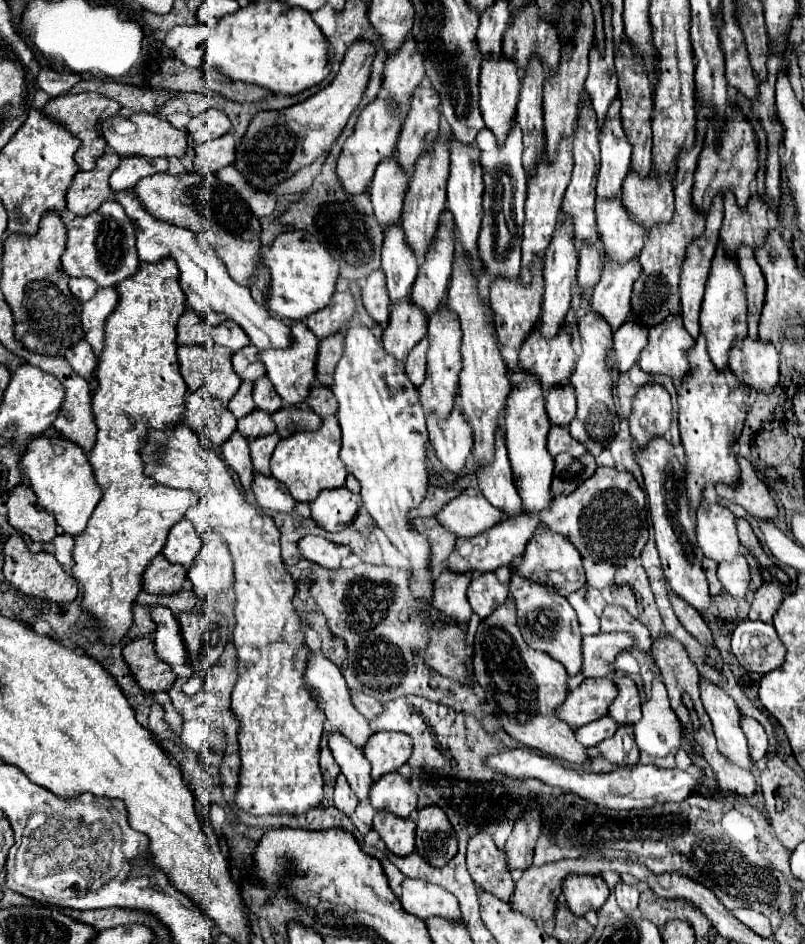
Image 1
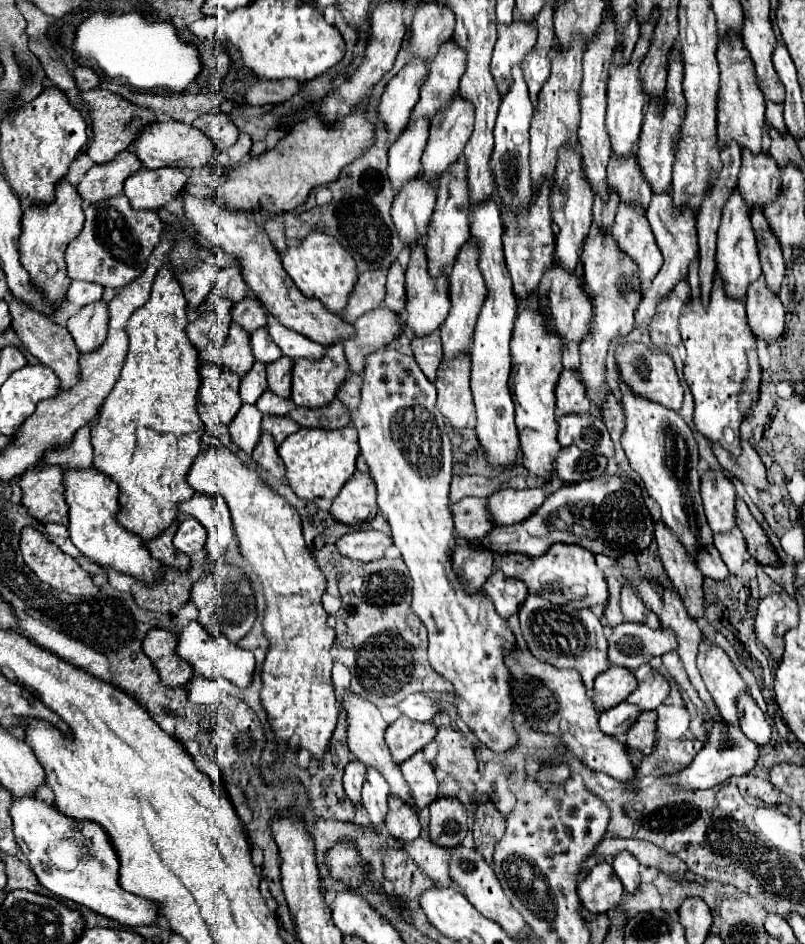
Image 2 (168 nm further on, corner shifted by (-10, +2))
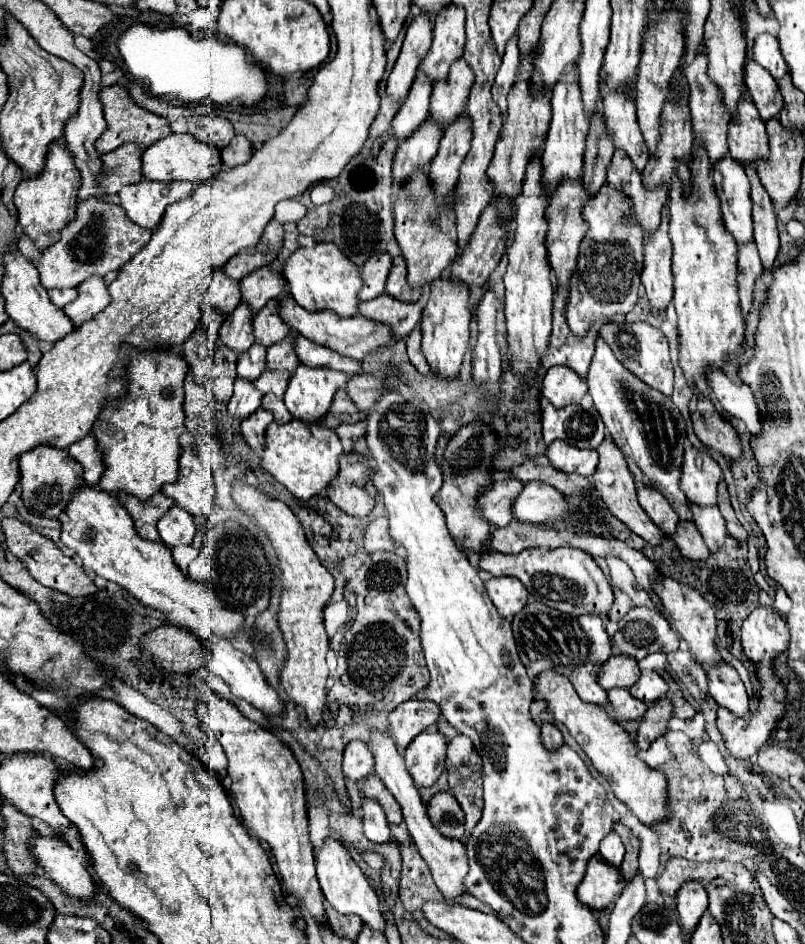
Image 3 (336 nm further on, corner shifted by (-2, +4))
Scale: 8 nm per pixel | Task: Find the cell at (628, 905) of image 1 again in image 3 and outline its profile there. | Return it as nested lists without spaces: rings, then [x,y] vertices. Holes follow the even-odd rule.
[[[610,832],[602,844],[600,844],[600,854],[604,856],[604,860],[612,866],[620,866],[622,860],[624,860],[624,844],[620,840],[620,836],[616,832]]]

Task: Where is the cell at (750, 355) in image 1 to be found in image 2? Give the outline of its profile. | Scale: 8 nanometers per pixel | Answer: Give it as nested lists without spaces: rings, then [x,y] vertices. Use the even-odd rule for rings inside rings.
[[[758,278],[748,288],[746,312],[748,312],[748,326],[756,338],[764,342],[782,340],[784,306],[780,304],[778,296],[766,288],[764,278]]]

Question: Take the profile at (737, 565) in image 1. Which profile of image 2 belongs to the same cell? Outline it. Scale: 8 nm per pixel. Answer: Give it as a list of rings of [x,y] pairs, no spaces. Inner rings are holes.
[[[732,530],[730,534],[716,534],[714,536],[714,546],[722,554],[724,564],[732,574],[740,574],[742,566],[746,562],[746,542],[740,530]]]

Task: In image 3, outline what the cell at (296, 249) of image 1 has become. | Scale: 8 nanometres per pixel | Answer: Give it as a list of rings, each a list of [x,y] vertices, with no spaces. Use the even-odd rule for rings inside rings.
[[[318,242],[312,248],[298,248],[284,264],[284,276],[288,280],[292,298],[304,310],[332,310],[346,318],[358,314],[358,292],[364,284],[364,280],[360,280],[360,268],[348,260],[332,242]]]

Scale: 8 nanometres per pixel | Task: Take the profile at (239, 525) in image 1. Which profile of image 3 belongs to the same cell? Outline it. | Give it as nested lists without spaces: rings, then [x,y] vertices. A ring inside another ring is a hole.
[[[234,482],[232,496],[238,508],[246,516],[256,520],[258,526],[262,526],[262,530],[268,534],[276,550],[278,566],[282,568],[282,582],[284,582],[280,610],[278,610],[278,624],[288,646],[288,658],[284,662],[280,678],[282,678],[284,690],[294,700],[294,704],[298,704],[306,720],[316,724],[320,722],[322,708],[326,704],[326,678],[328,678],[326,652],[330,650],[328,634],[322,622],[322,610],[334,590],[334,578],[328,572],[328,568],[320,564],[318,556],[306,542],[306,536],[298,518],[292,514],[292,510],[284,502],[272,500],[264,492],[244,482]]]

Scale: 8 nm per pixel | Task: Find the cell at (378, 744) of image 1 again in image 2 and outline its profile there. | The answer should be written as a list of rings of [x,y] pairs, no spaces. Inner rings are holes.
[[[400,716],[394,724],[386,728],[386,746],[390,748],[392,760],[402,764],[416,752],[420,752],[436,736],[436,726],[432,722],[416,722]]]

